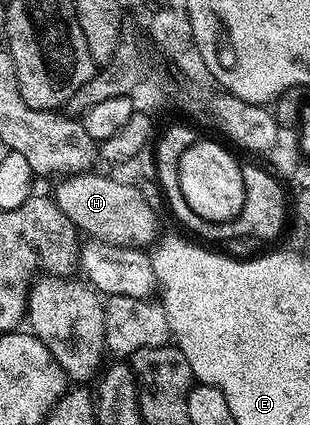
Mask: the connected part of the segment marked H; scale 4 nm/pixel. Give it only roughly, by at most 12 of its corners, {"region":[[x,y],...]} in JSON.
{"region":[[70,175],[53,198],[84,236],[150,248],[159,219],[142,189]]}

